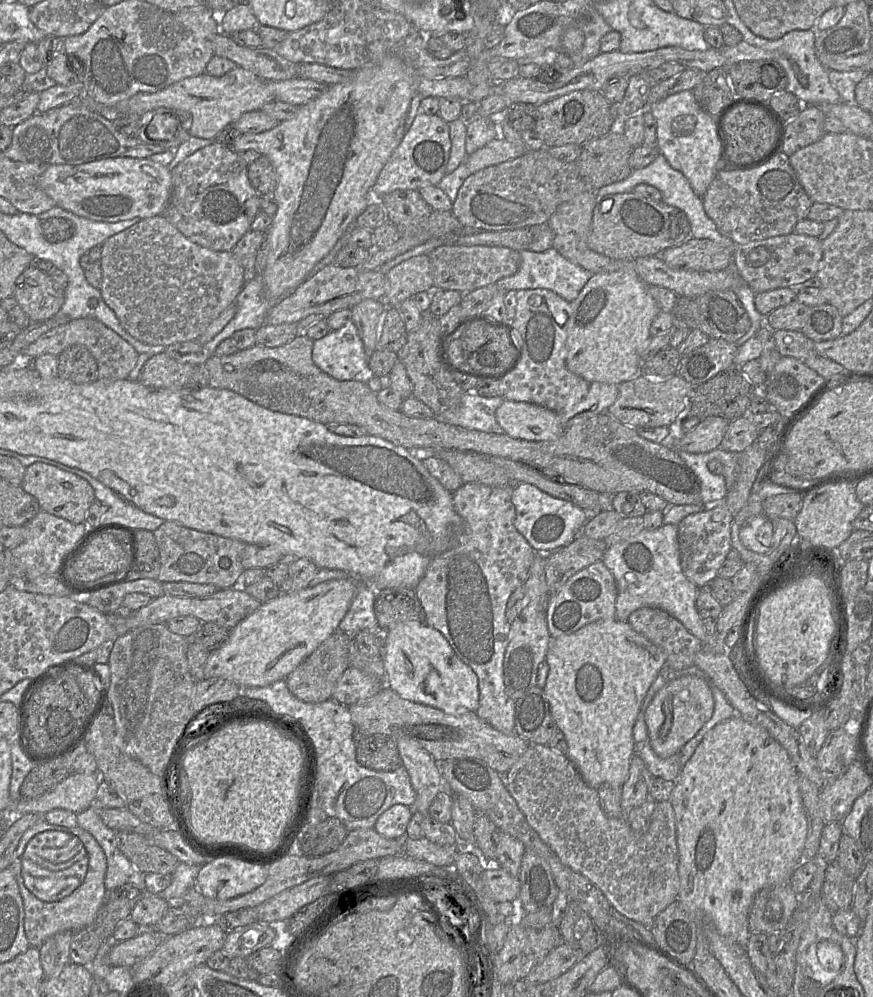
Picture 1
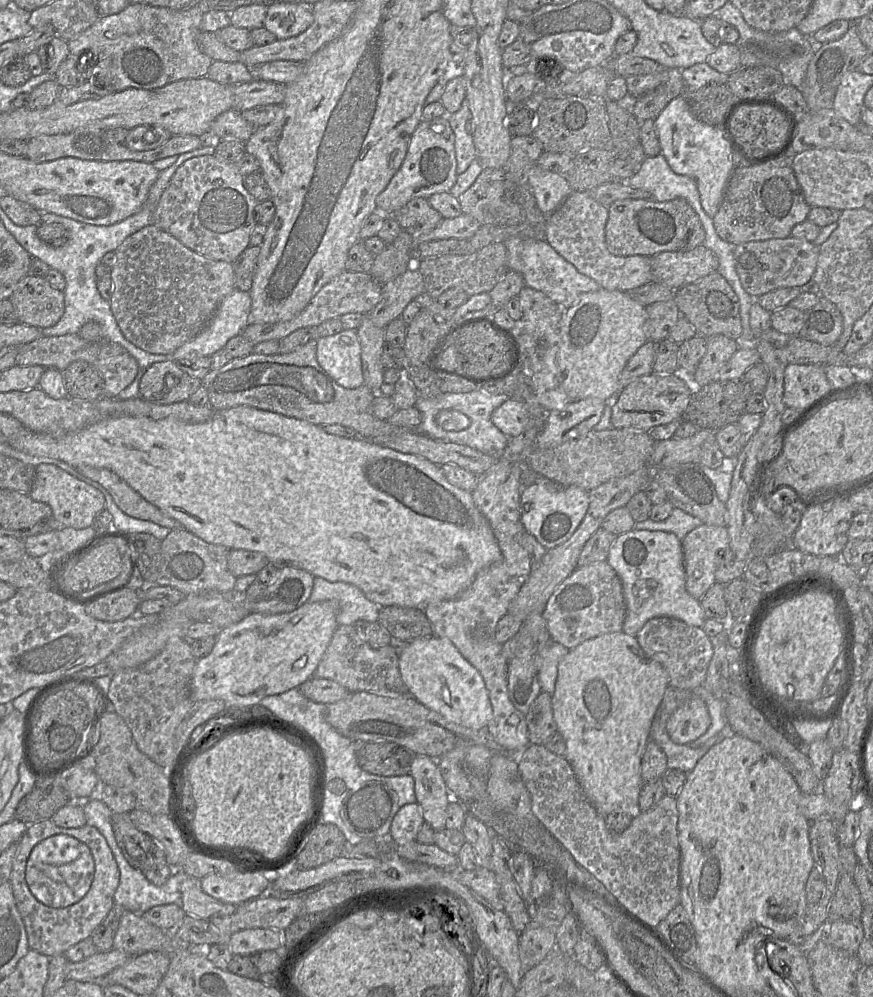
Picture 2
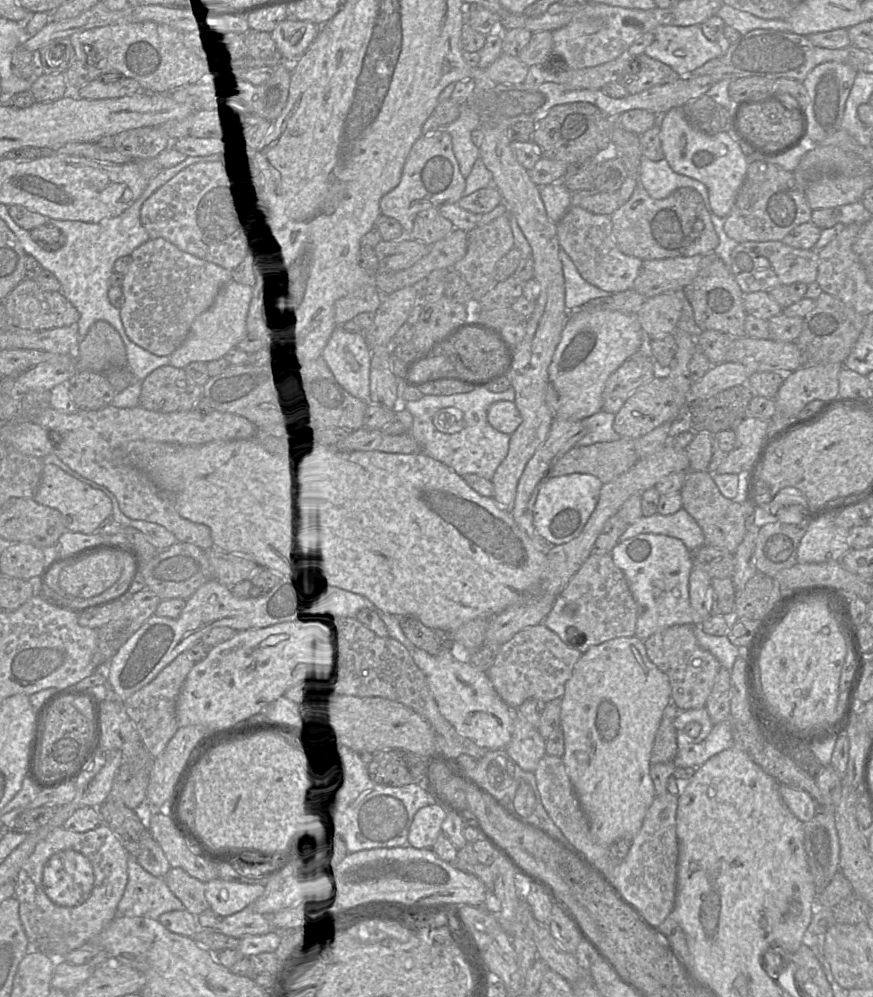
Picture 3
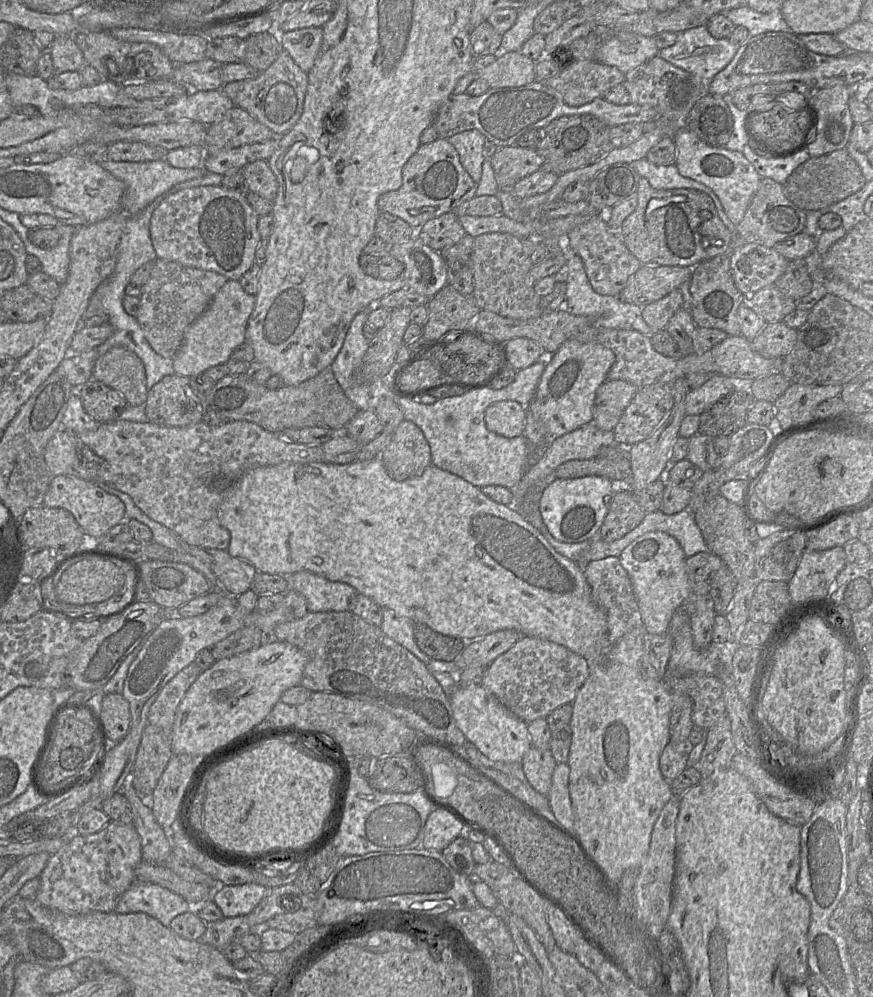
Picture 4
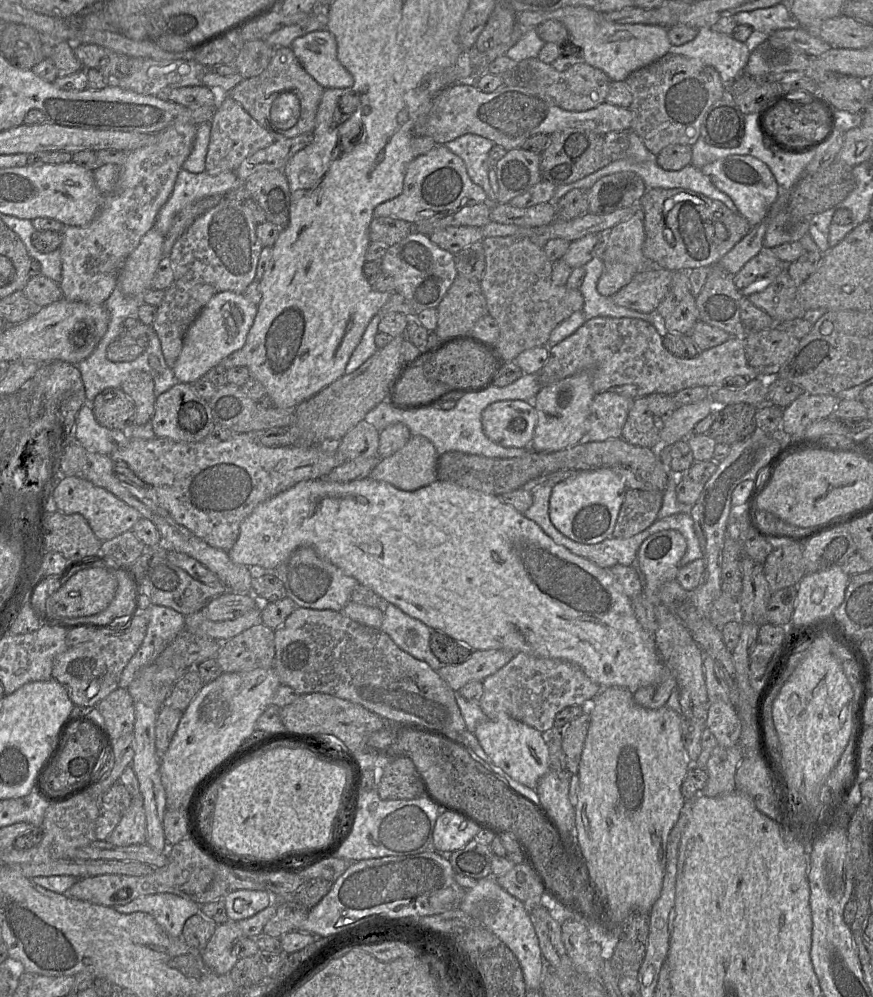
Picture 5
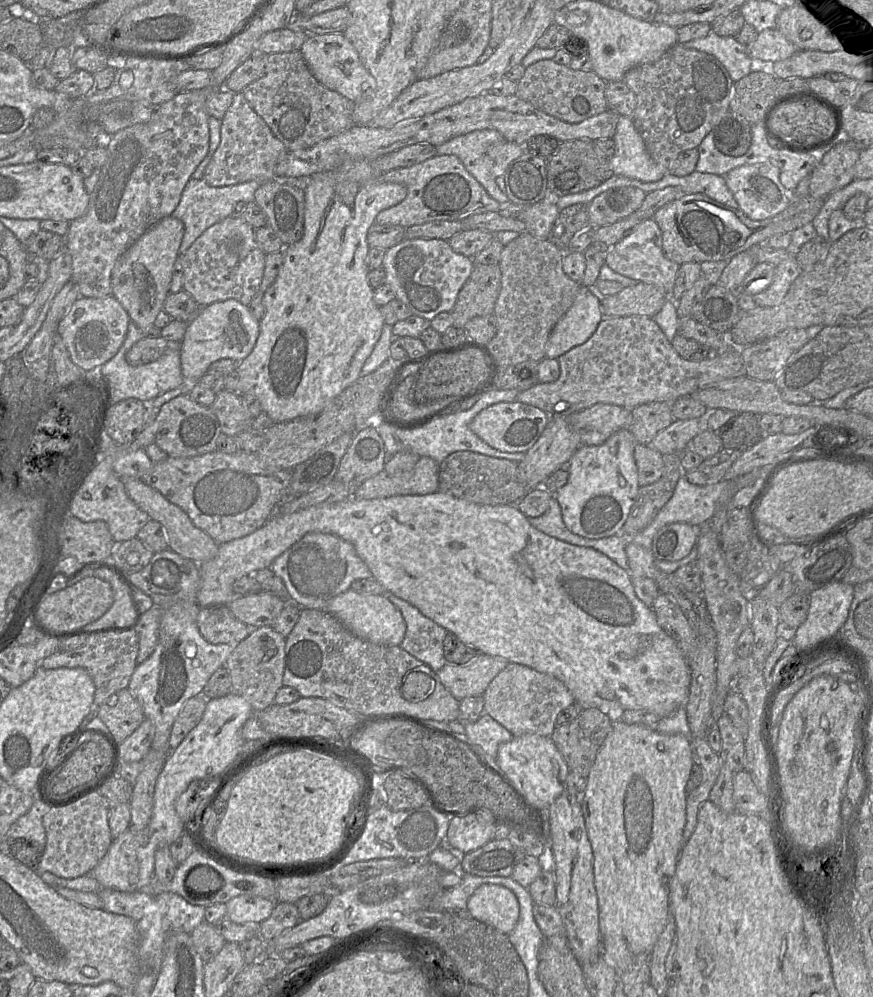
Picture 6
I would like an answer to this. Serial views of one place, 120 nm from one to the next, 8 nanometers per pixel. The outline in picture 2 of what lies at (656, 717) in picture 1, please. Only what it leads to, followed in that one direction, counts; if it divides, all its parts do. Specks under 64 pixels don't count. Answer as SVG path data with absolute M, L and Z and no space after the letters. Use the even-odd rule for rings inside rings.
M692 697L671 715L667 731L677 744L689 744L702 736L711 724L711 716L706 702Z

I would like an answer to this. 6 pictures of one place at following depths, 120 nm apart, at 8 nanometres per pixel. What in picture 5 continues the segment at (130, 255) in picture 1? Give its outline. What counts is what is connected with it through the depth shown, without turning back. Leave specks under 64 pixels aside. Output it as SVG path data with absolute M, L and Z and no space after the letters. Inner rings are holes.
M175 280L165 290L162 302L156 307L151 327L160 340L164 360L168 367L174 367L180 355L187 329L216 292L216 289L210 284L191 283L183 280Z

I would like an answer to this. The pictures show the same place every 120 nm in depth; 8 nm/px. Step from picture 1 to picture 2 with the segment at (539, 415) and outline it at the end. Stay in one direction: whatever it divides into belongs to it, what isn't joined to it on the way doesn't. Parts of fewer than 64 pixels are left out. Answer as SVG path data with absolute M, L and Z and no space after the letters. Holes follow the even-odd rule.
M509 398L492 412L491 421L506 436L514 438L530 426L530 413L520 399Z

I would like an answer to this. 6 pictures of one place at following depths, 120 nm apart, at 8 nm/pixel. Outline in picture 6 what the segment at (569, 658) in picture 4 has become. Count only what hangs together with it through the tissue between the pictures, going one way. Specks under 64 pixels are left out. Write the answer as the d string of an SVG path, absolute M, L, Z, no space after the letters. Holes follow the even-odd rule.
M511 662L490 682L483 698L484 711L513 736L537 733L551 737L560 712L575 703L571 691L558 678Z

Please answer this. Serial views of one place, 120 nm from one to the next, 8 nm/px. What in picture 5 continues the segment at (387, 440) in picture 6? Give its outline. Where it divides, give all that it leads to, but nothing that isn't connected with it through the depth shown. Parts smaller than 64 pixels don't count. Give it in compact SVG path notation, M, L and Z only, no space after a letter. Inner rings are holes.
M524 374L505 387L492 385L480 392L463 394L455 406L448 410L438 408L437 406L414 411L403 411L392 407L384 400L366 414L365 420L374 425L379 432L391 424L403 423L409 428L411 435L421 435L429 439L435 446L439 456L449 451L461 451L488 458L505 459L521 457L530 448L504 447L496 444L485 435L481 420L482 412L488 405L496 401L523 400L533 402L540 389L541 384L538 374Z

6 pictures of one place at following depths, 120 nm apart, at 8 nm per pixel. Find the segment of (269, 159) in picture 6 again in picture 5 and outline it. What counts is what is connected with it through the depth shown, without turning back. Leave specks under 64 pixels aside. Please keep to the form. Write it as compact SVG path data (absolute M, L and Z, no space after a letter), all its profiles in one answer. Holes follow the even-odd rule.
M219 95L219 104L210 124L211 133L205 165L205 171L210 175L235 172L246 158L267 148L275 141L275 138L265 128L228 95L221 97Z

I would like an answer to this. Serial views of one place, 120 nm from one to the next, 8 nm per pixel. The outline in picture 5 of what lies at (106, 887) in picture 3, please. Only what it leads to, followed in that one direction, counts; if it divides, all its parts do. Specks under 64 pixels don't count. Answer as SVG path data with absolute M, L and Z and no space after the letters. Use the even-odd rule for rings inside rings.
M142 796L132 798L130 807L122 814L119 824L106 841L121 847L146 843L146 815Z

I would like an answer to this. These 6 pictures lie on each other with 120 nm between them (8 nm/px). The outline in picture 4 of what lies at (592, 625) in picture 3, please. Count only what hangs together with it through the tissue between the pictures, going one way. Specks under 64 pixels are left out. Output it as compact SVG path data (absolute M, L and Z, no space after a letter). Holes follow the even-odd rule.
M610 556L590 561L583 565L583 574L590 586L592 600L606 615L608 637L612 644L616 643L625 633L642 626L632 582L618 557Z

